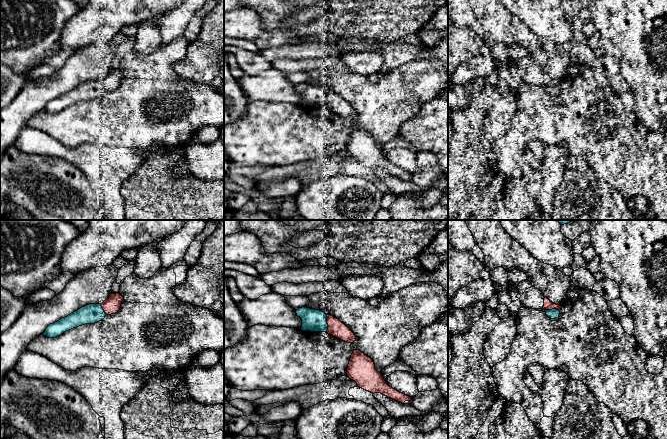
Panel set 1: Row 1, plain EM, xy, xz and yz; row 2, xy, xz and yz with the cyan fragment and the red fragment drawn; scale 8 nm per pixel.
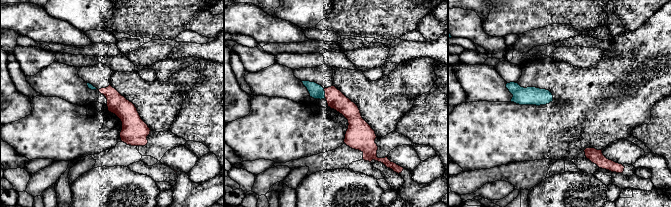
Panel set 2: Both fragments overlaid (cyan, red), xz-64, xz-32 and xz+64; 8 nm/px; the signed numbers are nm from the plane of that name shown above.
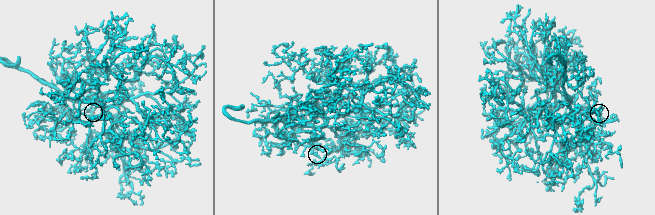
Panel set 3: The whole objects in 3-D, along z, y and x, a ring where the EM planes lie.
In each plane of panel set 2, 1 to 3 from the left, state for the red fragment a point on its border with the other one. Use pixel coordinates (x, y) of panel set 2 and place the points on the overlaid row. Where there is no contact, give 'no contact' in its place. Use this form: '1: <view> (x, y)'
1: no contact
2: xz-32 (324, 93)
3: no contact

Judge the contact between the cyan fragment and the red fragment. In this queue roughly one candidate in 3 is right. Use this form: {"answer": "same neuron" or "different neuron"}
{"answer": "different neuron"}

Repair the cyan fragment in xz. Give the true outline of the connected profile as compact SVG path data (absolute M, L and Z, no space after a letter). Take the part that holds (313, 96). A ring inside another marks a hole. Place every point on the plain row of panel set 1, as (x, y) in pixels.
M302 83L296 86L296 90L302 96L302 107L310 108L327 108L327 91L315 85Z

